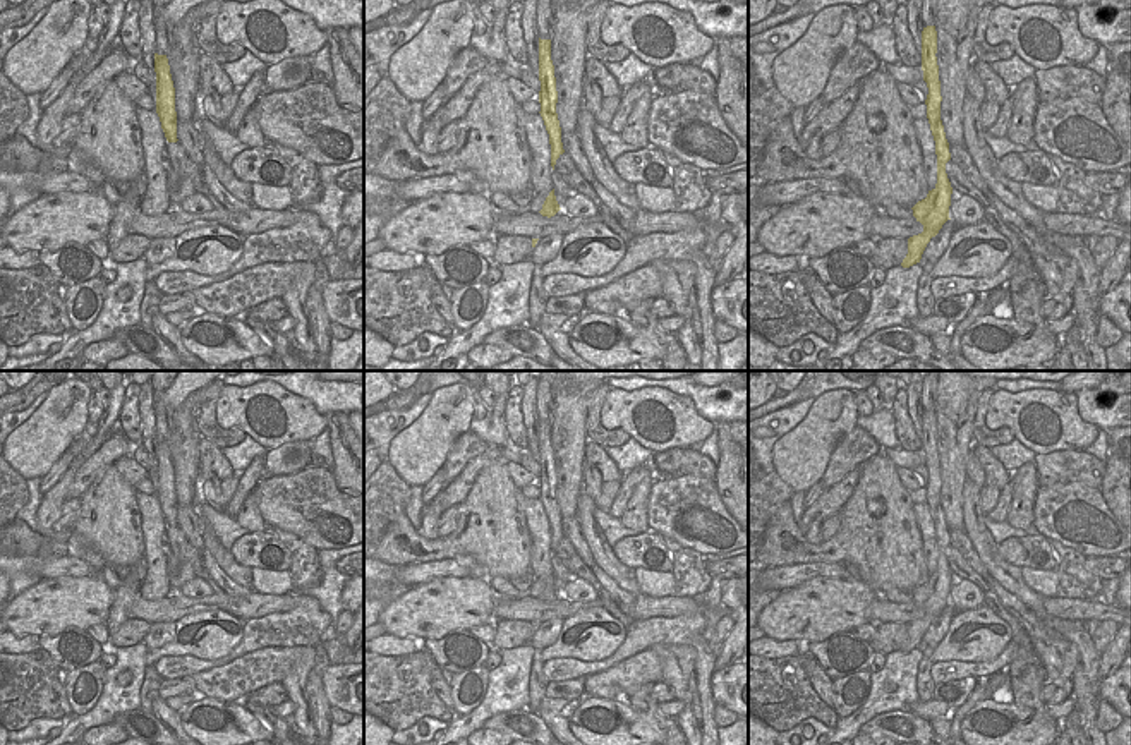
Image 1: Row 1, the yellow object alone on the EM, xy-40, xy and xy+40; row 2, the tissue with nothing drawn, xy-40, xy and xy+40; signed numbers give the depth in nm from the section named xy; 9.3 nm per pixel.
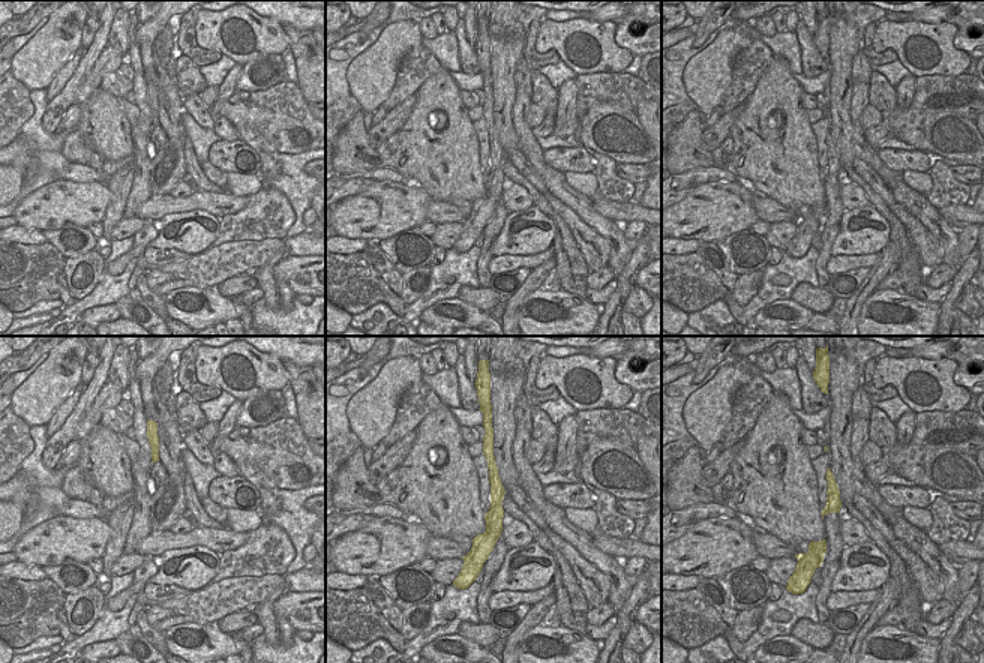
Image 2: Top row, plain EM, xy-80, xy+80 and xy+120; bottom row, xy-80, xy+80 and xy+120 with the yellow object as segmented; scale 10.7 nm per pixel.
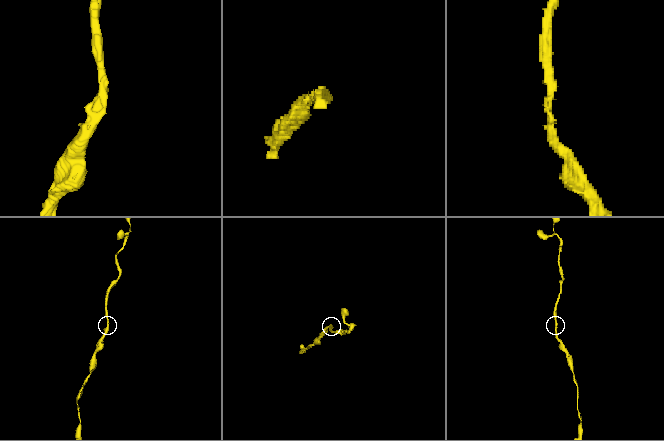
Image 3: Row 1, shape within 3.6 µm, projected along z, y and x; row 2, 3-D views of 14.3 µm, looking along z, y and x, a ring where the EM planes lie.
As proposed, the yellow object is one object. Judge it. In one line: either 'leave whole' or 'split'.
leave whole

